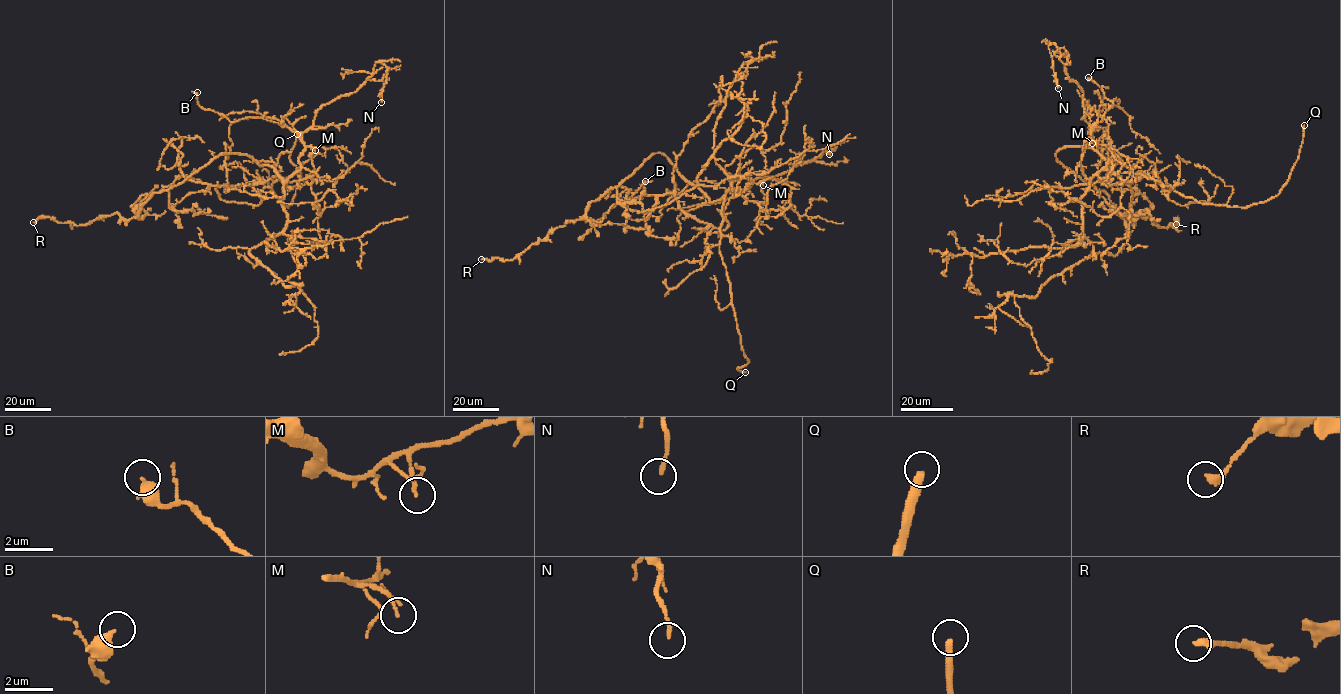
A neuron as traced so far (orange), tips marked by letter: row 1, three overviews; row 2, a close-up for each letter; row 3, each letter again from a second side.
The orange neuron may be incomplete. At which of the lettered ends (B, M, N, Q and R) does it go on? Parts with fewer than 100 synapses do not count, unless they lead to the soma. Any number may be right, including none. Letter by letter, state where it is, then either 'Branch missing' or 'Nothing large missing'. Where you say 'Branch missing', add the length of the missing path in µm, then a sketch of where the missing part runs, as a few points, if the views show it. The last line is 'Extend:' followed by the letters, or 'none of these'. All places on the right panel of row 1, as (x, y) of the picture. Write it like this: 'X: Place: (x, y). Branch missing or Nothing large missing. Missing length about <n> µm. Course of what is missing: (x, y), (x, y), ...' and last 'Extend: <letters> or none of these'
B: Place: (1088, 77). Nothing large missing
M: Place: (1092, 143). Nothing large missing
N: Place: (1058, 88). Nothing large missing
Q: Place: (1304, 125). Branch missing. Missing length about 20 µm. Course of what is missing: (1304, 125), (1304, 117), (1298, 112), (1295, 99)
R: Place: (1176, 224). Nothing large missing
Extend: Q

